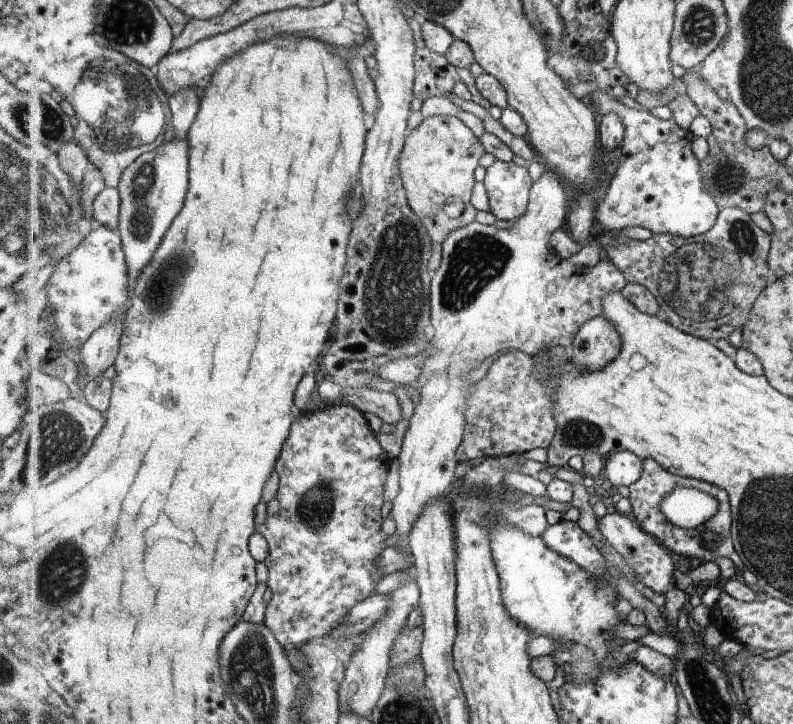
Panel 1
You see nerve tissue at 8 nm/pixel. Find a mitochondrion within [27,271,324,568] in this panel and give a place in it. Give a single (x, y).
(60, 435)

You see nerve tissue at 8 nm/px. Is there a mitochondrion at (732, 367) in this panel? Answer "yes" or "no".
no

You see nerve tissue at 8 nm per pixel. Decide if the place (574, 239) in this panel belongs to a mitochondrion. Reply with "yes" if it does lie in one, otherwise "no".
no

